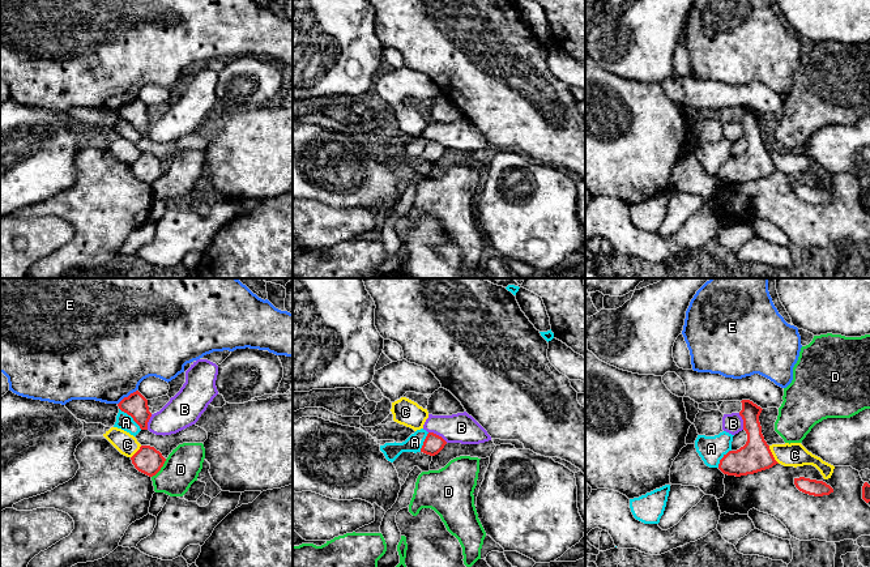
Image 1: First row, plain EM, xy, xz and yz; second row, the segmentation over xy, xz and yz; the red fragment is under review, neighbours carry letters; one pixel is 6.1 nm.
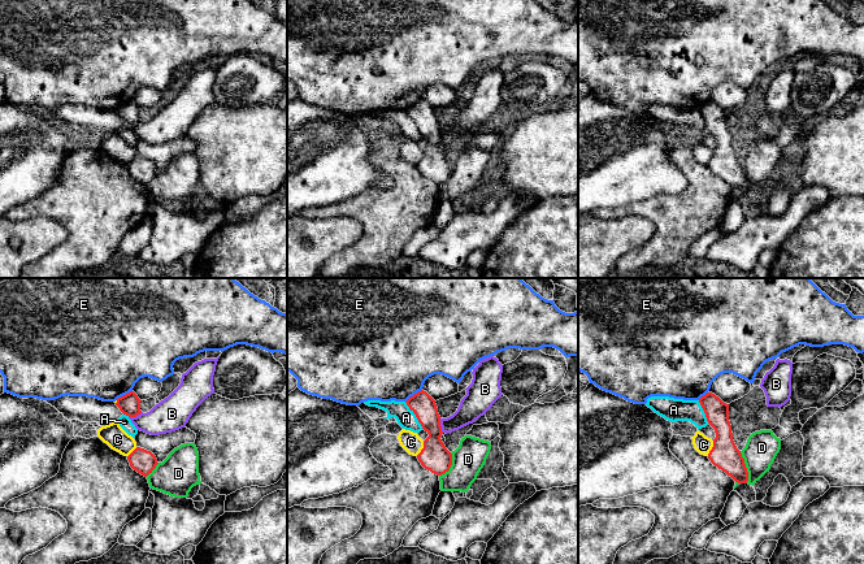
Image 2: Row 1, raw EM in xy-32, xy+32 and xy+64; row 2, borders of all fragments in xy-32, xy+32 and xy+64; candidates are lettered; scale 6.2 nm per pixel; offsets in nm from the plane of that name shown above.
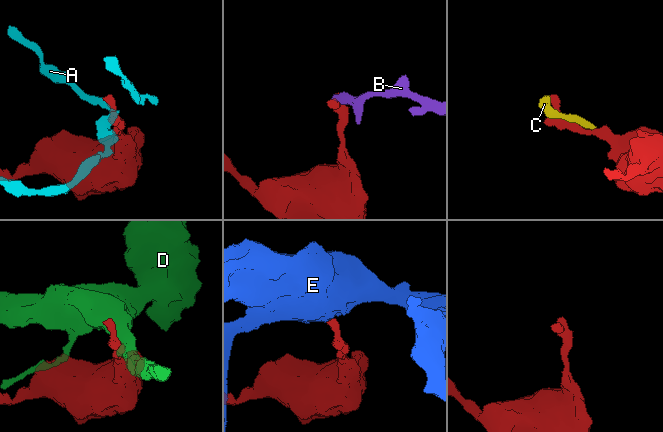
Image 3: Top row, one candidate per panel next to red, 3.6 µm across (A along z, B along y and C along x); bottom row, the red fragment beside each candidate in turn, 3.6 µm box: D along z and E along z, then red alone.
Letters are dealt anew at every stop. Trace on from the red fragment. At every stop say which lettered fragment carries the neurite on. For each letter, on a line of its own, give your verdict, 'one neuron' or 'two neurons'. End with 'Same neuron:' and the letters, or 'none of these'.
A: two neurons
B: two neurons
C: two neurons
D: two neurons
E: two neurons
Same neuron: none of these

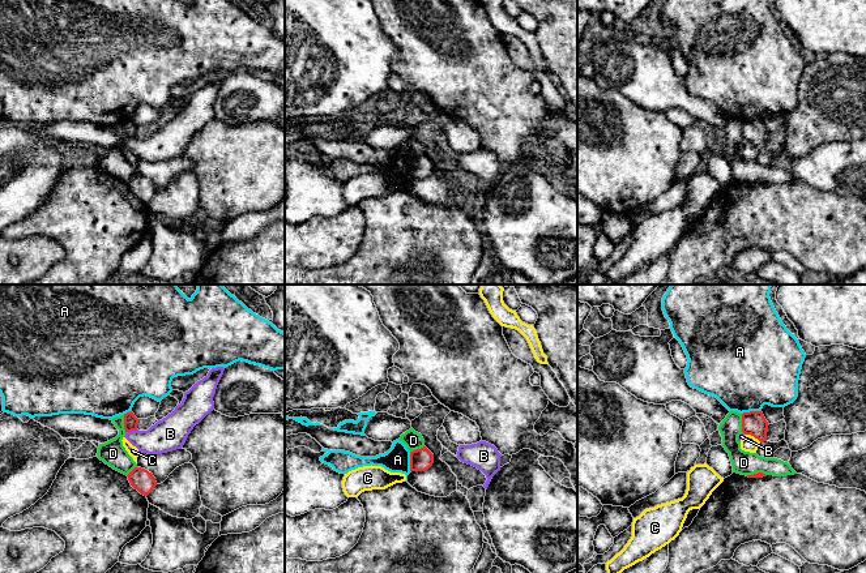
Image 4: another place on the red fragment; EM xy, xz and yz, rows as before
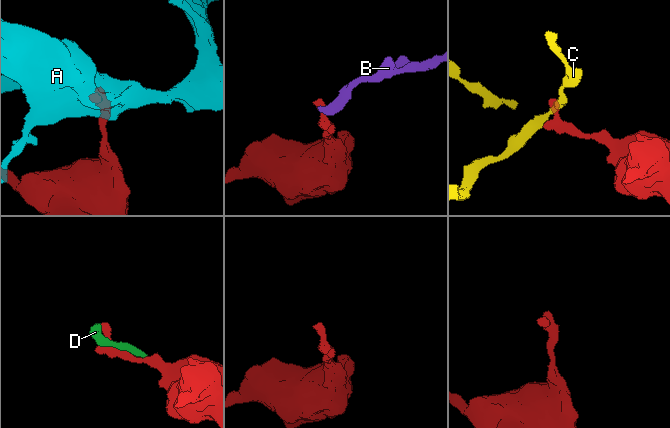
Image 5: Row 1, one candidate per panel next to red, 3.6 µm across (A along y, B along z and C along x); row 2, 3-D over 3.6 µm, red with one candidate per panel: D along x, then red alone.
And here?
A: two neurons
B: two neurons
C: two neurons
D: two neurons
Same neuron: none of these

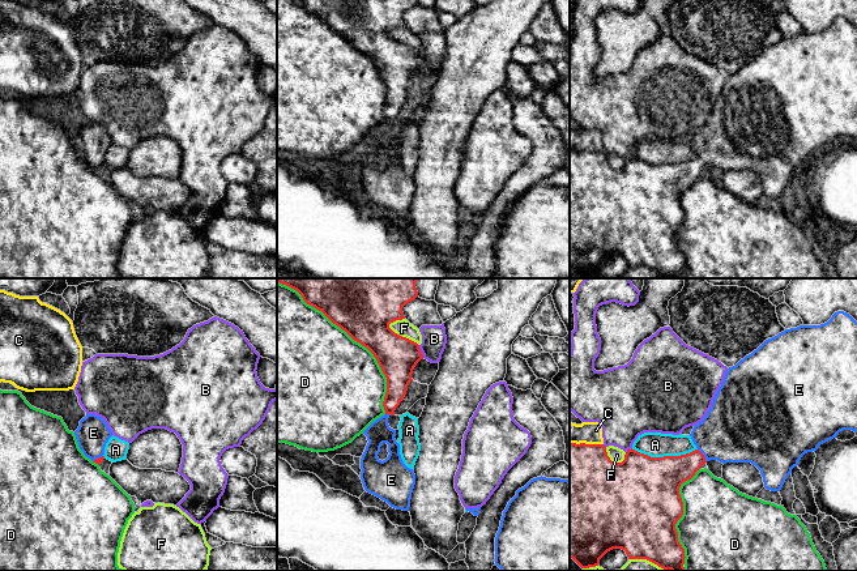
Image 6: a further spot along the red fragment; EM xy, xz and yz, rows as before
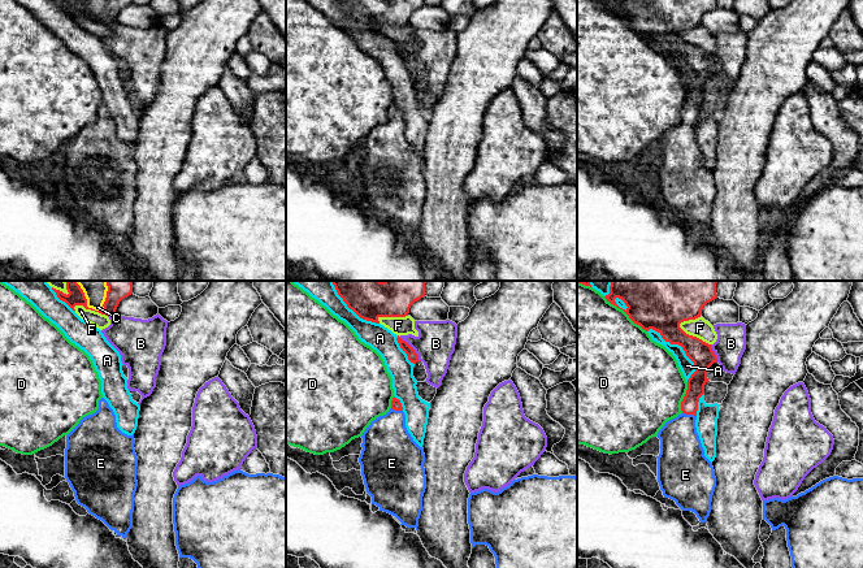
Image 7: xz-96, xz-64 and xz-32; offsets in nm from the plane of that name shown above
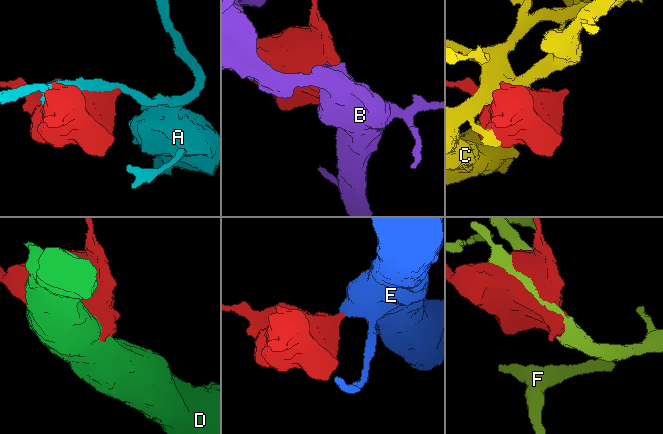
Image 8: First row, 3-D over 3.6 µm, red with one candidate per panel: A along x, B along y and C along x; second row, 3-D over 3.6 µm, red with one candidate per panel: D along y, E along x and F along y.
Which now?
A: two neurons
B: two neurons
C: two neurons
D: two neurons
E: one neuron
F: two neurons
Same neuron: E

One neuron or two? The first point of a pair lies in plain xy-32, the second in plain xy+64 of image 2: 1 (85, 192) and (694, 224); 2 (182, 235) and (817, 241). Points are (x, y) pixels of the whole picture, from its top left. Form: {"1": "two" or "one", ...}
{"1": "one", "2": "two"}

